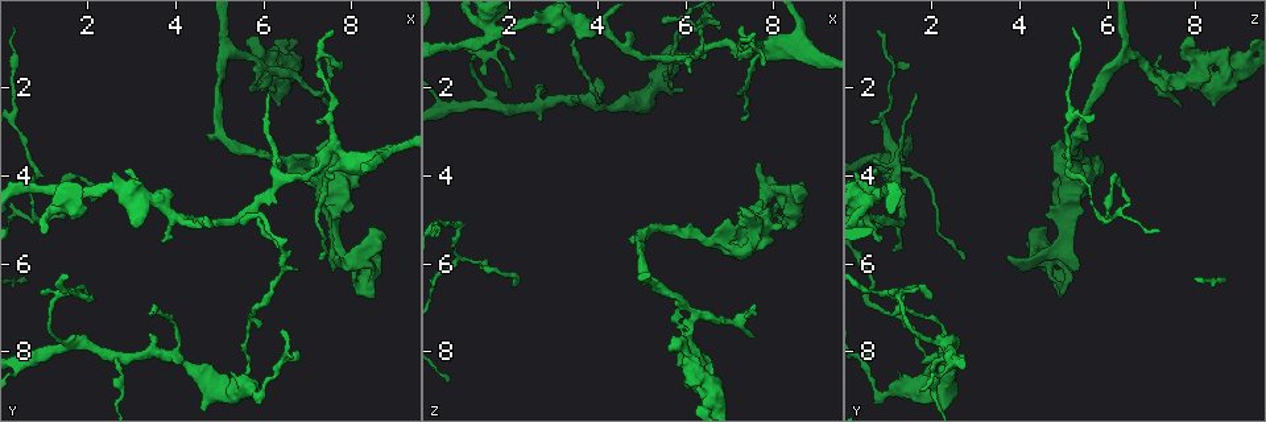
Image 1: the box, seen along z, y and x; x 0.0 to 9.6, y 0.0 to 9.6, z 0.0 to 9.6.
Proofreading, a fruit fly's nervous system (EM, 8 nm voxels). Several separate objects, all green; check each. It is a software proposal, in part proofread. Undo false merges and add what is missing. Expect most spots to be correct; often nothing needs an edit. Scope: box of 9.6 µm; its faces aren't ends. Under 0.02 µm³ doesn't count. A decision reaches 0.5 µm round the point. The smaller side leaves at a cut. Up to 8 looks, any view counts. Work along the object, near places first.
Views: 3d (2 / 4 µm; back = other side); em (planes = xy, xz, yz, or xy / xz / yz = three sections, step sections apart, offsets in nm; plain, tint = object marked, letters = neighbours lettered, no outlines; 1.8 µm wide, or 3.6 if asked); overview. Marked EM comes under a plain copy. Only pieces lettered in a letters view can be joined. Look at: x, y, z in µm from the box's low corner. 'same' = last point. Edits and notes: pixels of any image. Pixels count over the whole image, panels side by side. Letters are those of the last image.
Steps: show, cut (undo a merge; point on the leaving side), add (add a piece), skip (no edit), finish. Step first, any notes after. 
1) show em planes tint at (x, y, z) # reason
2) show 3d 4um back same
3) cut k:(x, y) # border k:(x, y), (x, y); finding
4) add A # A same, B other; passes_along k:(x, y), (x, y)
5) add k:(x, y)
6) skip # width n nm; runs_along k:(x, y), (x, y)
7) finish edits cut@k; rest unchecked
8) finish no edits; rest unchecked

show em planes letters at (1.50, 4.60, 0.55) # sharp bend

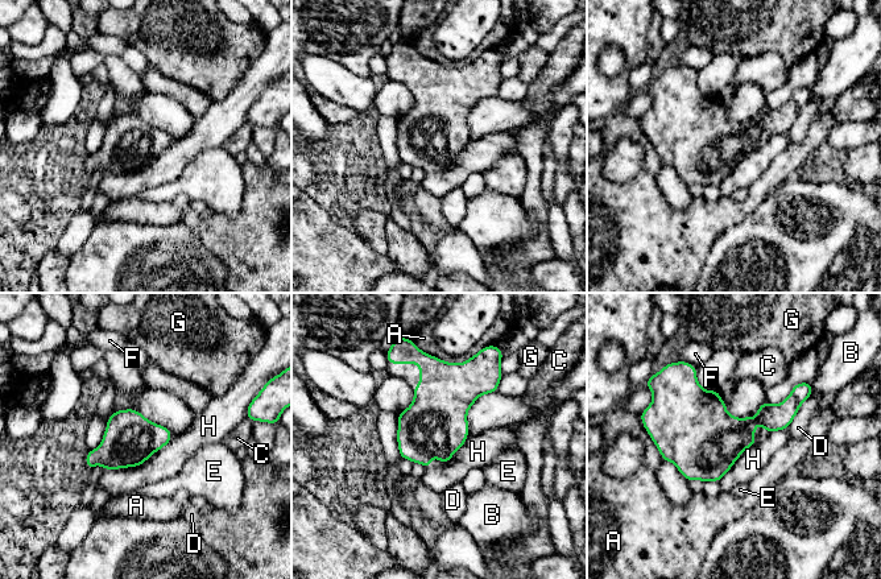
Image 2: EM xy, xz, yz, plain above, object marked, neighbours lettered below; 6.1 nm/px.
skip # width 320 nm; A other, B other, C other, D other, E other, F other, G other, H other; one neuron here

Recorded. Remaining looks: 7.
show 3d 4um at (6.40, 4.10, 1.10) # branch point

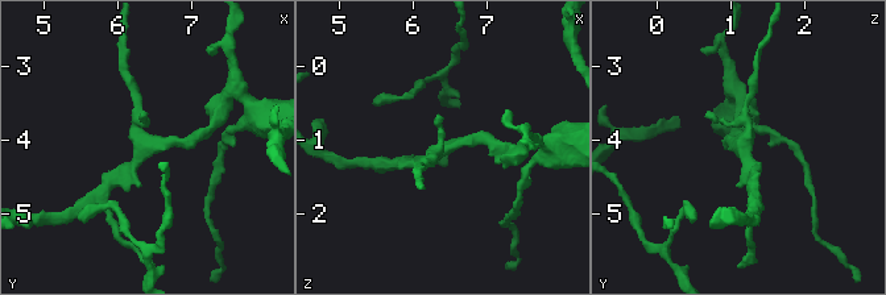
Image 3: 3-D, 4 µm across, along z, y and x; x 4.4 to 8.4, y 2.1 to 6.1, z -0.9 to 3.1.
show em planes letters at (6.45, 4.10, 1.15)

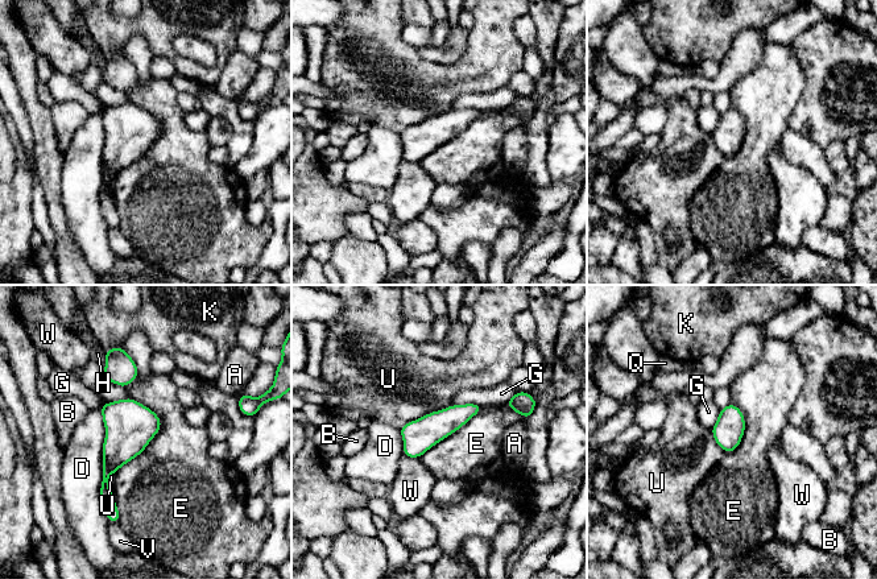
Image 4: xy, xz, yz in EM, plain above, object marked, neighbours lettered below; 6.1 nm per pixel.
skip # width 190 nm; A other, B other, D other, E other, G other, H other, K other, Q other, U other, V other, W other; border 4:(132, 397), (160, 430), (114, 475); one neuron here

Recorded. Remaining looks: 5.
show 3d 2um back at (6.15, 2.15, 1.70) # tapers out

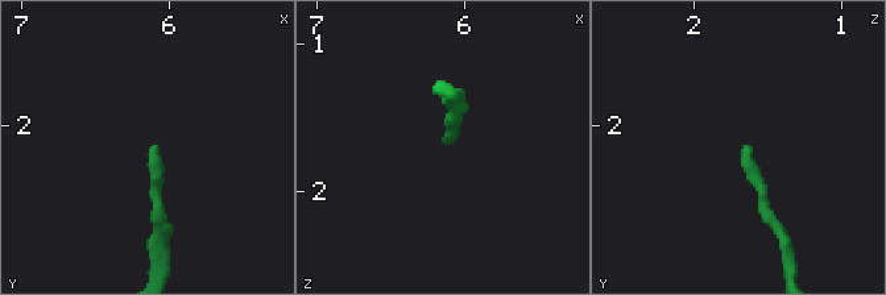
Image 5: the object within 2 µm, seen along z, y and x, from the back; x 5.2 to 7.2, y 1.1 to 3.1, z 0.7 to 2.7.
show em xy step 16 tint at (6.14, 2.14, 1.64) # shape alone is not enough

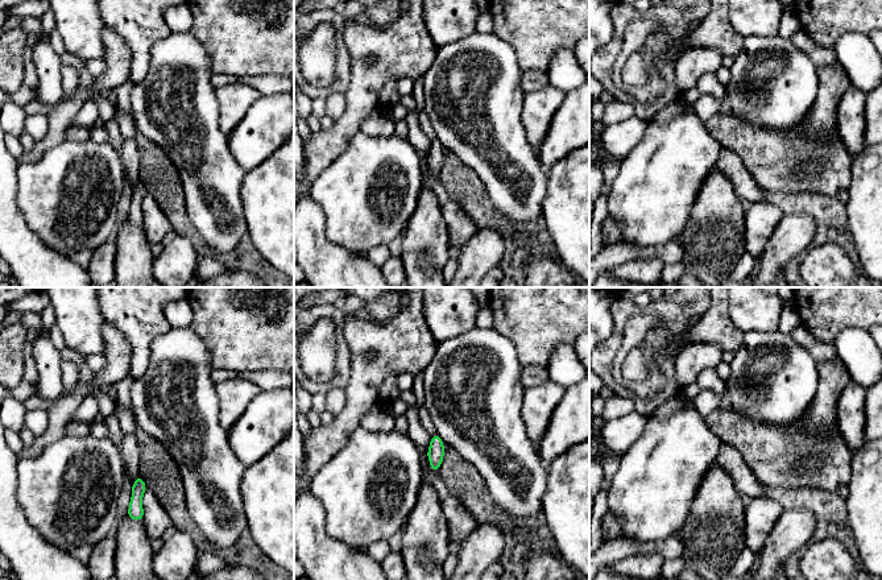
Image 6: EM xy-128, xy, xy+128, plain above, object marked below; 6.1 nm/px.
show em xy step 16 letters same

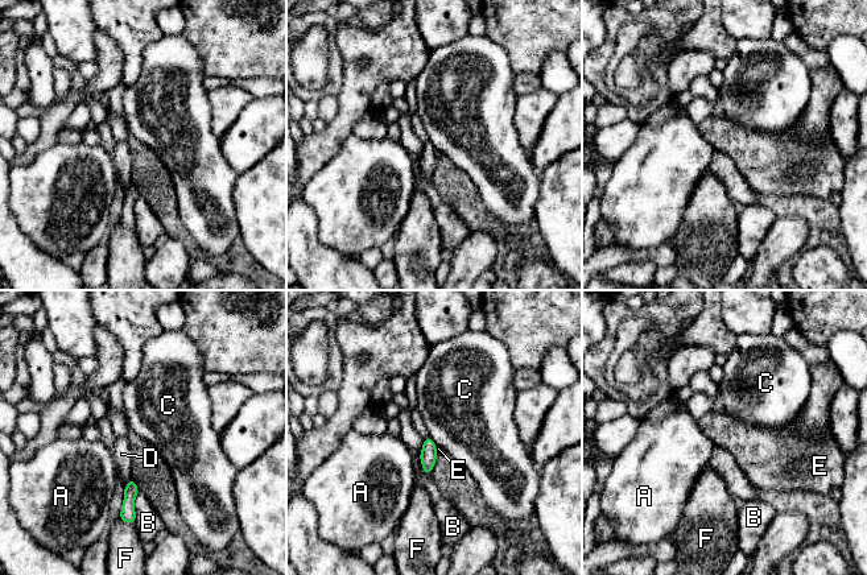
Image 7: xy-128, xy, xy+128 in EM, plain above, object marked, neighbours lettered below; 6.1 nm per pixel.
skip # A other, B other, C other, D other, E other, F other; none of them fits

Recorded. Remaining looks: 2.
finish no edits; rest unchecked

